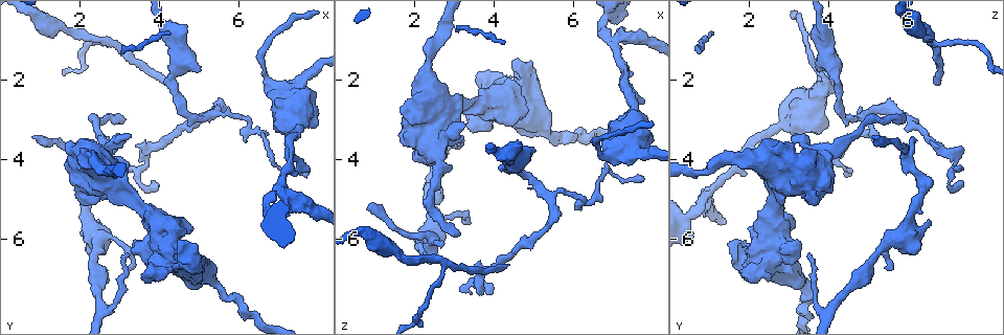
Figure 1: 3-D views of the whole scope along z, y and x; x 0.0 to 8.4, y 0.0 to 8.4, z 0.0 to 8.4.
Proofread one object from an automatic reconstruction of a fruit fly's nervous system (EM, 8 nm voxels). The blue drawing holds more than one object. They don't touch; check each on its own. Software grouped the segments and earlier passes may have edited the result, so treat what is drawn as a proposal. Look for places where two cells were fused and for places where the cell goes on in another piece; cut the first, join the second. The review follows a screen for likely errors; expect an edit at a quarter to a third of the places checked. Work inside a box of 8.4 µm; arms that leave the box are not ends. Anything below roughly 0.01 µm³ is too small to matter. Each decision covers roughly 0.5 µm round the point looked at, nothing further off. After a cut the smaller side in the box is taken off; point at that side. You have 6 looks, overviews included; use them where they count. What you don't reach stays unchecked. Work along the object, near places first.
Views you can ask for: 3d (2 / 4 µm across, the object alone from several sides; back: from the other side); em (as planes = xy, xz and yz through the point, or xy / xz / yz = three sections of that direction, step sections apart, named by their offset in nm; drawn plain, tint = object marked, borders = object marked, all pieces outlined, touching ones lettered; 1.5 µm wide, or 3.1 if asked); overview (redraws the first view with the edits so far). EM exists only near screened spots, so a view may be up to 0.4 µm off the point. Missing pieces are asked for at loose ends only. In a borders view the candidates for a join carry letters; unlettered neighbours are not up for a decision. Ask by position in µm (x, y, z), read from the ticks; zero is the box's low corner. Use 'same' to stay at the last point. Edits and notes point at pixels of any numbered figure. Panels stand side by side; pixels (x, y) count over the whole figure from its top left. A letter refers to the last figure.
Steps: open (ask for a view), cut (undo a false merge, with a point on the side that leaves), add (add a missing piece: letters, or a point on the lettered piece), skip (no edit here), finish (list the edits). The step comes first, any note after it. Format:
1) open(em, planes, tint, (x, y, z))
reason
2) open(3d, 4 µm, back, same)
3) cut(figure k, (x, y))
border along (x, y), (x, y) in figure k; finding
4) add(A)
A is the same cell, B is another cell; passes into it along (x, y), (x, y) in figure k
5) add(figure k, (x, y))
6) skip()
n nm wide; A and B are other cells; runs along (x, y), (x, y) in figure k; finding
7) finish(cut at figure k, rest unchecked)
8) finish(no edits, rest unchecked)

open(em, planes, borders, (4.35, 2.10, 6.60))
thin end

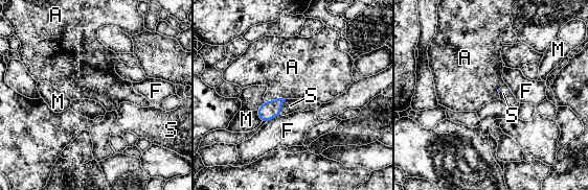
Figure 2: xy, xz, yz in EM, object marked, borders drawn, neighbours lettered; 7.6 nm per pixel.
add(S)
S is the same cell, A, F and M are other cells; it goes on there

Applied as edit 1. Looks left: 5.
open(em, yz, step 4, borders, (7.70, 4.40, 4.45))
free end

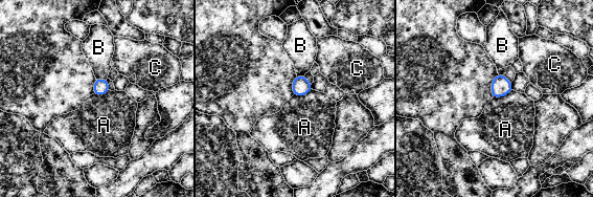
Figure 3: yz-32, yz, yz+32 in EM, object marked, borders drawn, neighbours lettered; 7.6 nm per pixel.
skip()
A, B and C are other cells; border along (512, 90), (502, 96), (493, 97) in figure 3; none of them fits

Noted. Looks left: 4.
finish(add at figure 2, rest unchecked)

